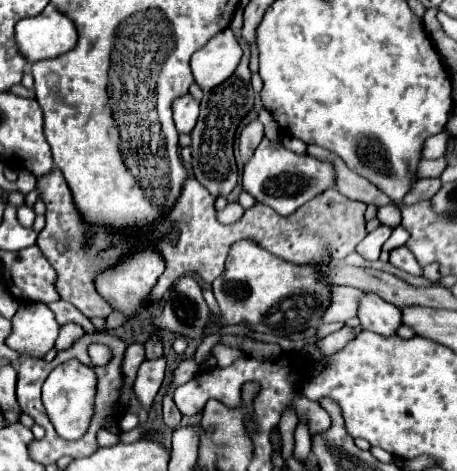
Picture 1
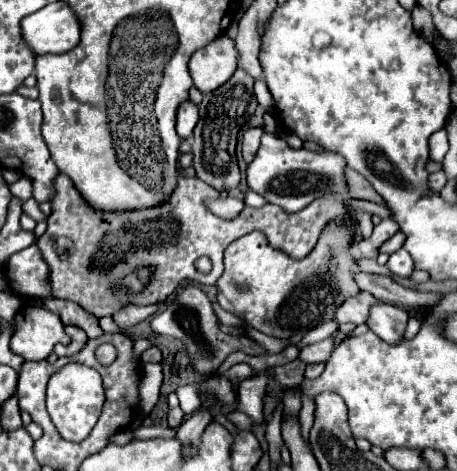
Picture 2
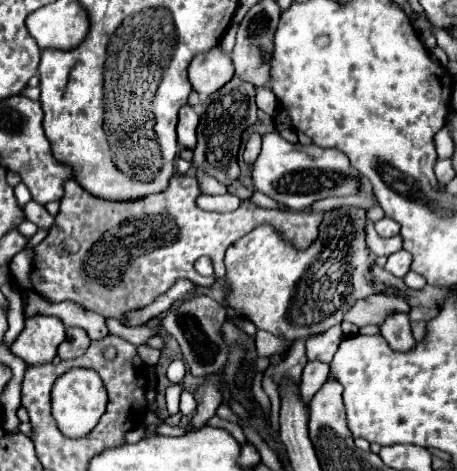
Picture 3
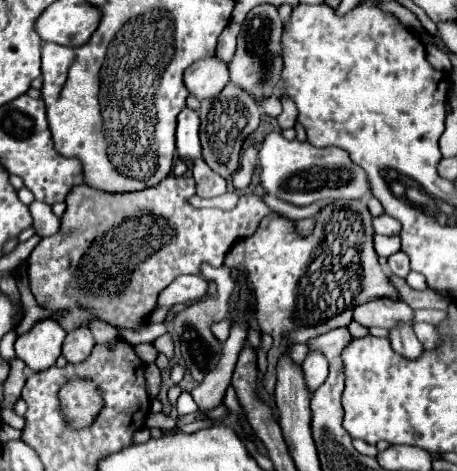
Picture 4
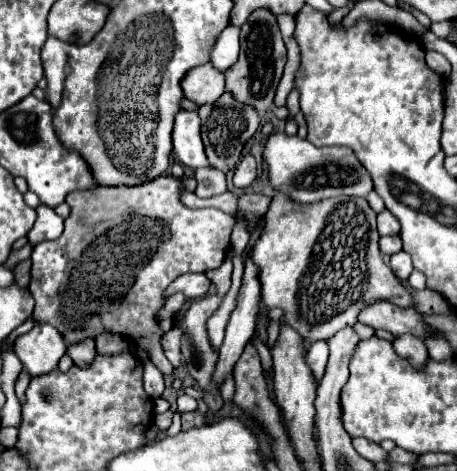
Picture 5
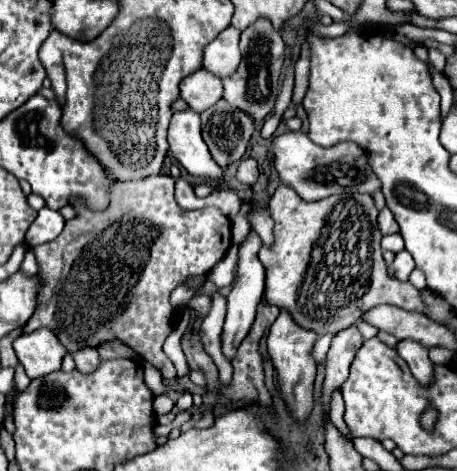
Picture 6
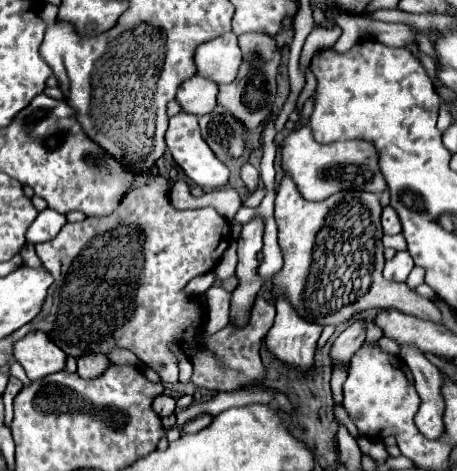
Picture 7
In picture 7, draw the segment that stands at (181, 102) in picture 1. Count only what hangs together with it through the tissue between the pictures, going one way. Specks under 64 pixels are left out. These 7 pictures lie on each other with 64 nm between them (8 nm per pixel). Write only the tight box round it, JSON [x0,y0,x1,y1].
[166,112,228,188]

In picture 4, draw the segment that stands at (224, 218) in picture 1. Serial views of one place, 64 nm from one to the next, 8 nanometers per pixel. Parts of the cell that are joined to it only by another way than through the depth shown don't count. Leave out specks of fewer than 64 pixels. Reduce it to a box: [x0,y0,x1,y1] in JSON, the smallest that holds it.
[190,192,238,210]

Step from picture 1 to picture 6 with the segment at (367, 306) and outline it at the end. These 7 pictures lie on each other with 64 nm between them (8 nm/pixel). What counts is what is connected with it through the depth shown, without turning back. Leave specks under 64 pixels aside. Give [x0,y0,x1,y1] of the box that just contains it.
[396,340,432,384]

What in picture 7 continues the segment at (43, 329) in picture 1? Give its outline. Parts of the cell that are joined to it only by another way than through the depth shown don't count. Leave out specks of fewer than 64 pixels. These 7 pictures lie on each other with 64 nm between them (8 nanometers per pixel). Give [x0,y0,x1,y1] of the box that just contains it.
[14,332,66,380]

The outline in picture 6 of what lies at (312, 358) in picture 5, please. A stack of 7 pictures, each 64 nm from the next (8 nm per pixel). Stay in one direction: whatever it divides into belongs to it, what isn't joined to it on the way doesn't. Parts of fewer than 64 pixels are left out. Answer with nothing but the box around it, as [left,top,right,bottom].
[312,336,332,364]

